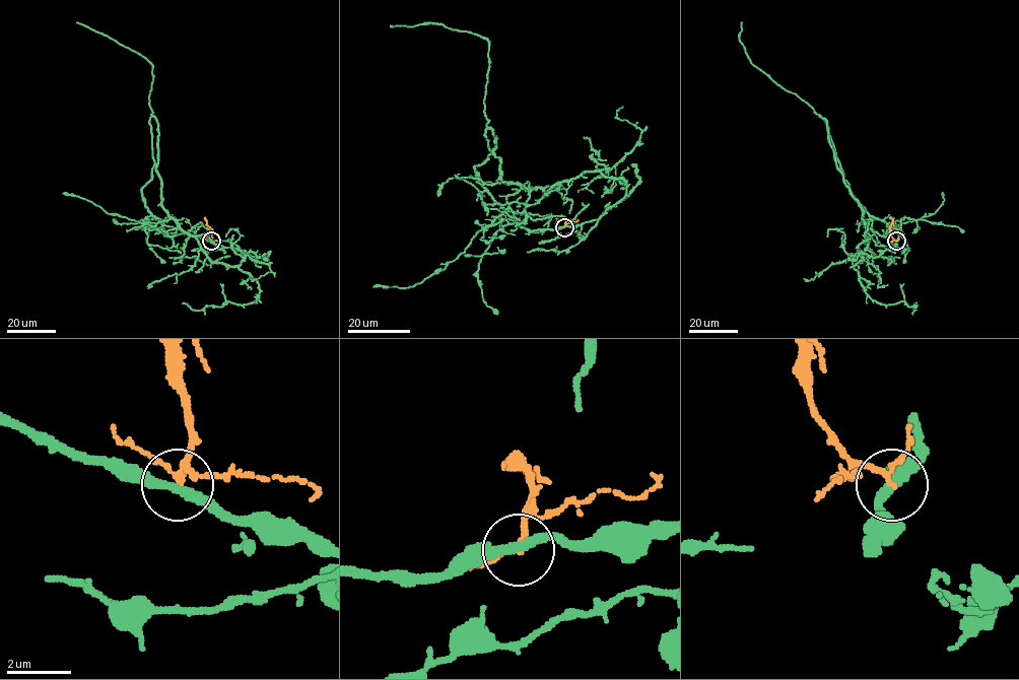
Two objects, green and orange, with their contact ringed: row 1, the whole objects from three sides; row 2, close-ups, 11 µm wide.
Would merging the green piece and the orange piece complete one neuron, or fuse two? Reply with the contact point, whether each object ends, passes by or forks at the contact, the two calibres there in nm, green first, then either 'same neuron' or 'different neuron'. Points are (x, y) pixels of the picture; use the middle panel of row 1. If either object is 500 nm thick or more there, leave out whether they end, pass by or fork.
(564, 227) | green passes by | orange passes by | 280/160 nm | different neuron

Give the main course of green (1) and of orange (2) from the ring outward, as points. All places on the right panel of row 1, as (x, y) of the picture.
1: (897, 241), (899, 232), (873, 217), (852, 193), (828, 126), (795, 93), (754, 66), (740, 42), (741, 22)
2: (897, 241), (891, 235), (889, 217)

